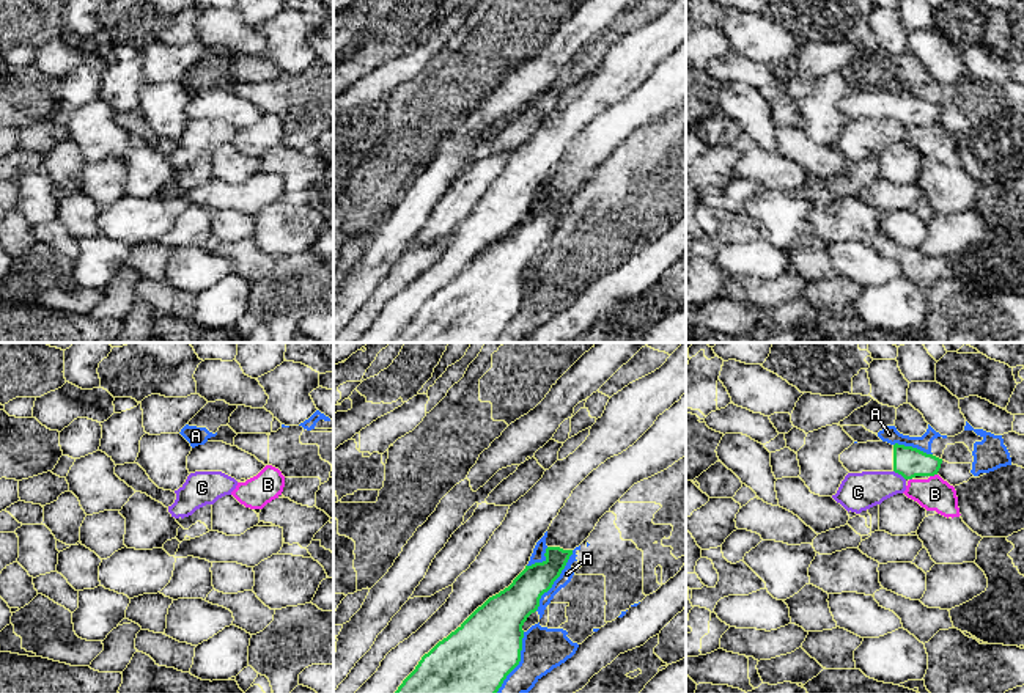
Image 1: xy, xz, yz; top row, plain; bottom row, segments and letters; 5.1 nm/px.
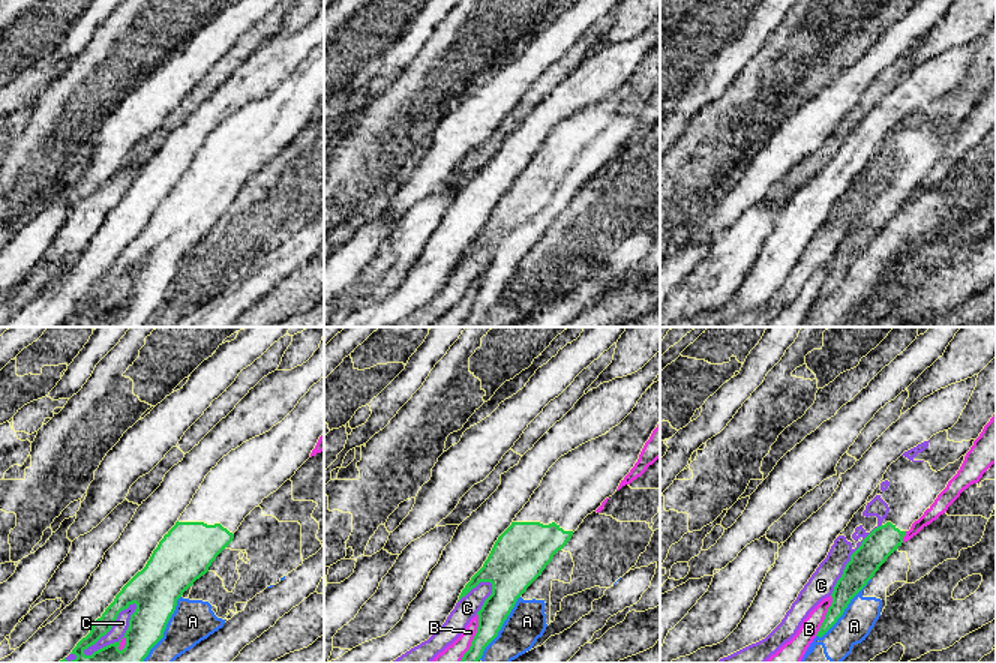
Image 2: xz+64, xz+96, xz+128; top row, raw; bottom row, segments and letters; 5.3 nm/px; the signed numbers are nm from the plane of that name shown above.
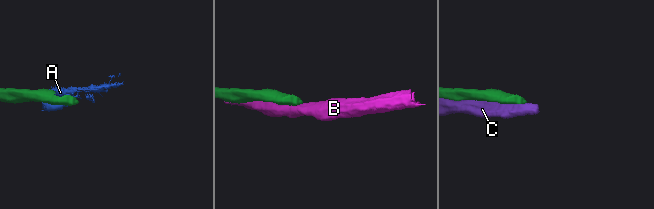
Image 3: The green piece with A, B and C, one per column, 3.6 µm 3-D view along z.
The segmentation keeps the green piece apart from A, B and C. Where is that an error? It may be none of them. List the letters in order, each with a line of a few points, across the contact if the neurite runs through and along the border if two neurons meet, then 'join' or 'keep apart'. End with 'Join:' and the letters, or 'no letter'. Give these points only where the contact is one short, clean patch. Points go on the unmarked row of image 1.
A: keep apart
B: keep apart
C: keep apart
Join: no letter

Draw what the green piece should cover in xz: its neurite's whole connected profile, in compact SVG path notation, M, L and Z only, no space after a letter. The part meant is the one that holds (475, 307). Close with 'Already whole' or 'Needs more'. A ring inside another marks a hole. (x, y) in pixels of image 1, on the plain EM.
M686 42L669 58L657 64L654 72L626 99L607 107L593 118L571 141L558 163L552 168L546 185L546 207L525 214L513 231L489 245L455 280L439 289L422 305L415 317L403 328L393 343L495 343L506 324L519 313L527 266L540 255L540 247L547 240L565 217L573 198L595 178L599 167L637 130L648 127L686 104Z. Needs more

